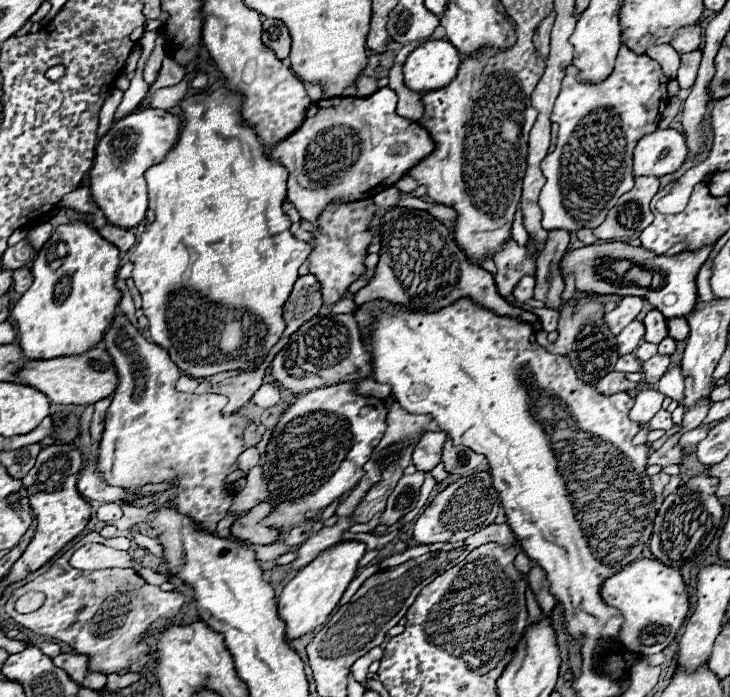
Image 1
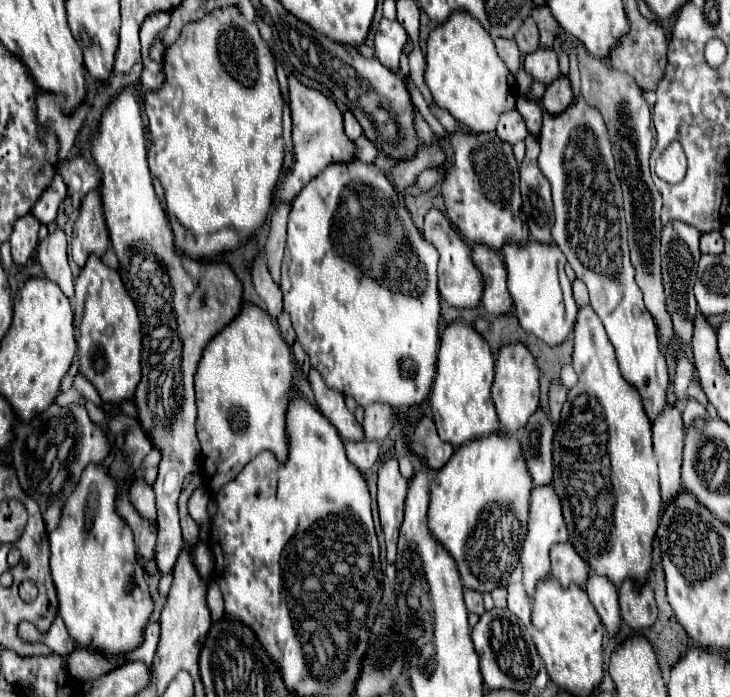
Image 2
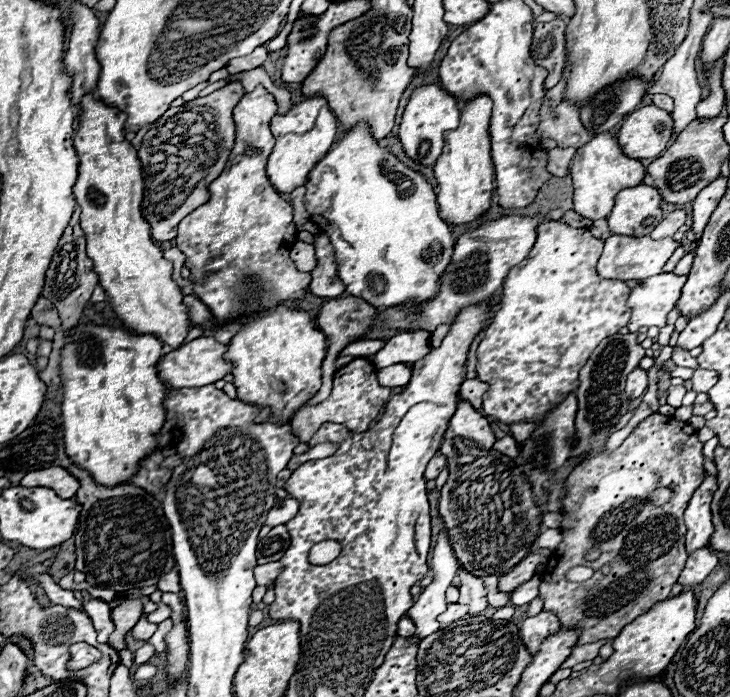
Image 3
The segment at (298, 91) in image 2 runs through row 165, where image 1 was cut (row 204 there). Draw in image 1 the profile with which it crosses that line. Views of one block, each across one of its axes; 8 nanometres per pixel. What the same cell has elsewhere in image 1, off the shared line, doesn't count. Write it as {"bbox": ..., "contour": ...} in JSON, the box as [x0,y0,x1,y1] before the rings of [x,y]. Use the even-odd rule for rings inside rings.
{"bbox":[270,88,434,224],"contour":[[[380,88],[366,98],[338,96],[312,102],[302,126],[270,150],[270,158],[280,160],[290,172],[286,200],[294,204],[302,220],[314,224],[328,202],[372,198],[434,150],[428,130],[398,116],[396,102],[396,92],[390,88]]]}

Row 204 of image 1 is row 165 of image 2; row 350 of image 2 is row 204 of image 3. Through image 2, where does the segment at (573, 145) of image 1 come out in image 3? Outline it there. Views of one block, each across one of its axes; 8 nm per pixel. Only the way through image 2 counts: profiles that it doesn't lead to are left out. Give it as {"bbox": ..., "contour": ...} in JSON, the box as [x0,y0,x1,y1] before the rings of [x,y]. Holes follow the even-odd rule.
{"bbox":[608,184,662,236],"contour":[[[640,184],[618,192],[616,206],[608,216],[612,234],[646,236],[654,230],[656,222],[662,220],[662,196],[656,188]]]}

